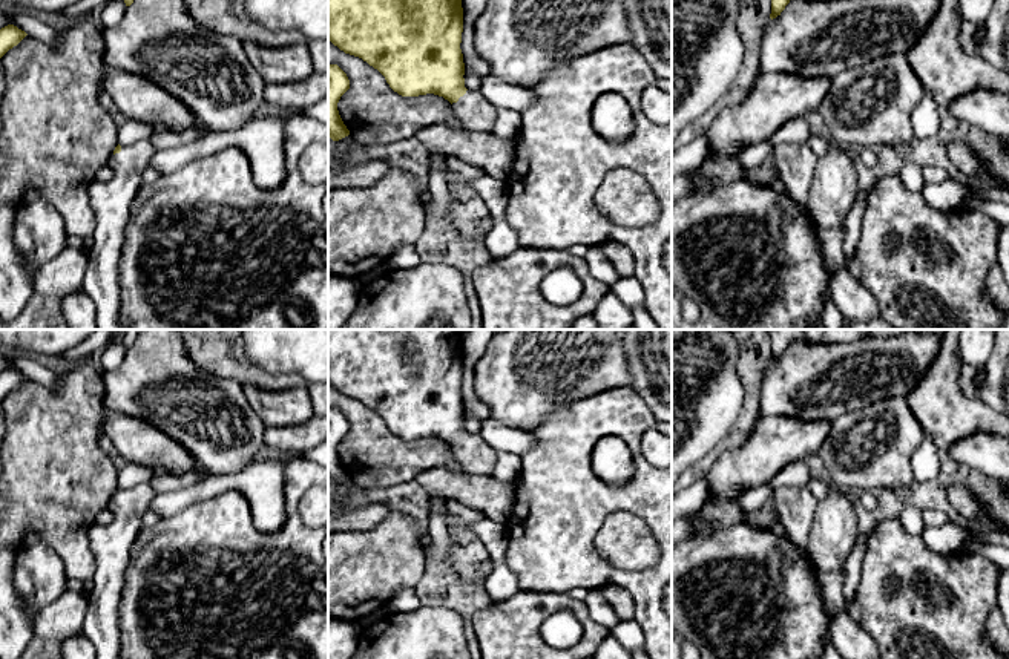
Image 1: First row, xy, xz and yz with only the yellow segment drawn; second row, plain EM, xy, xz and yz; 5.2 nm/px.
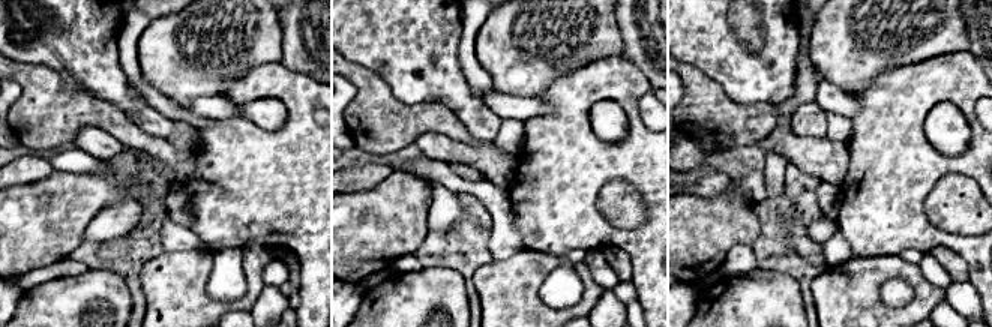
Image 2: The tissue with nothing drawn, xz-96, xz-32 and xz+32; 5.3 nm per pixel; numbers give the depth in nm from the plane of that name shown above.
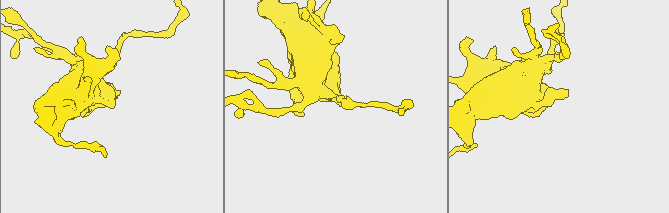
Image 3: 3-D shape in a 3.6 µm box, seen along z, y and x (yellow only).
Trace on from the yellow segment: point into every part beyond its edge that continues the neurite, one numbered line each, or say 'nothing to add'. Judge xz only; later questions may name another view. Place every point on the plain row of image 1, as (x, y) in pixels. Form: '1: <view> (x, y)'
1: xz (474, 455)

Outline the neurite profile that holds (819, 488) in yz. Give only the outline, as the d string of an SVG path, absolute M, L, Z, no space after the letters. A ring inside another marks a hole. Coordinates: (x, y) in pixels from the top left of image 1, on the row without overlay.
M811 477L807 487L810 489L810 492L813 493L813 497L820 501L827 497L830 486L827 481L823 481L822 478L817 477Z

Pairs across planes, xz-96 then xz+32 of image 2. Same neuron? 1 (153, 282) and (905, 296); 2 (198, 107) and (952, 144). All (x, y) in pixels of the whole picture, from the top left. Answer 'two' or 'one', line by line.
1: two
2: one

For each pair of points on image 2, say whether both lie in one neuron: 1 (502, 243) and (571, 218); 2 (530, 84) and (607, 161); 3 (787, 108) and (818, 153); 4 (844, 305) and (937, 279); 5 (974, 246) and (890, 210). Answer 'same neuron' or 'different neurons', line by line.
1: different neurons
2: different neurons
3: same neuron
4: different neurons
5: same neuron

